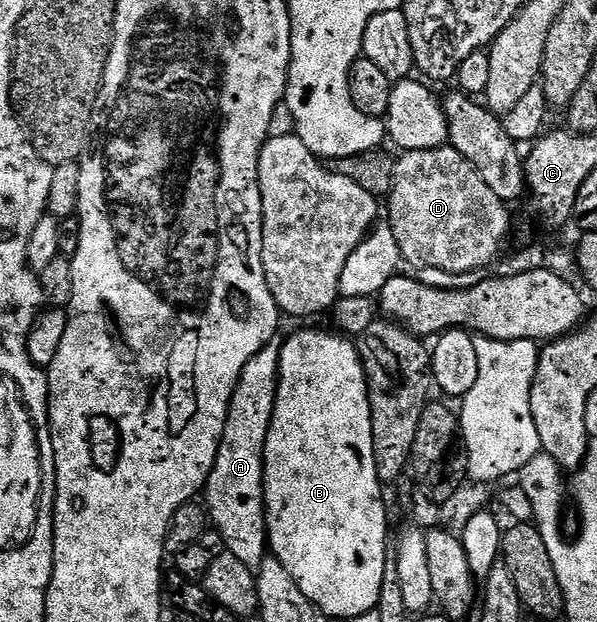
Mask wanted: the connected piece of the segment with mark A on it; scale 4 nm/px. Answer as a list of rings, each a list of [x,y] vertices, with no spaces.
[[[274,338],[244,369],[228,409],[220,449],[204,488],[204,506],[213,530],[224,537],[226,551],[257,573],[268,558],[266,541],[266,502],[264,501],[264,445],[276,405],[278,366],[283,340]]]

